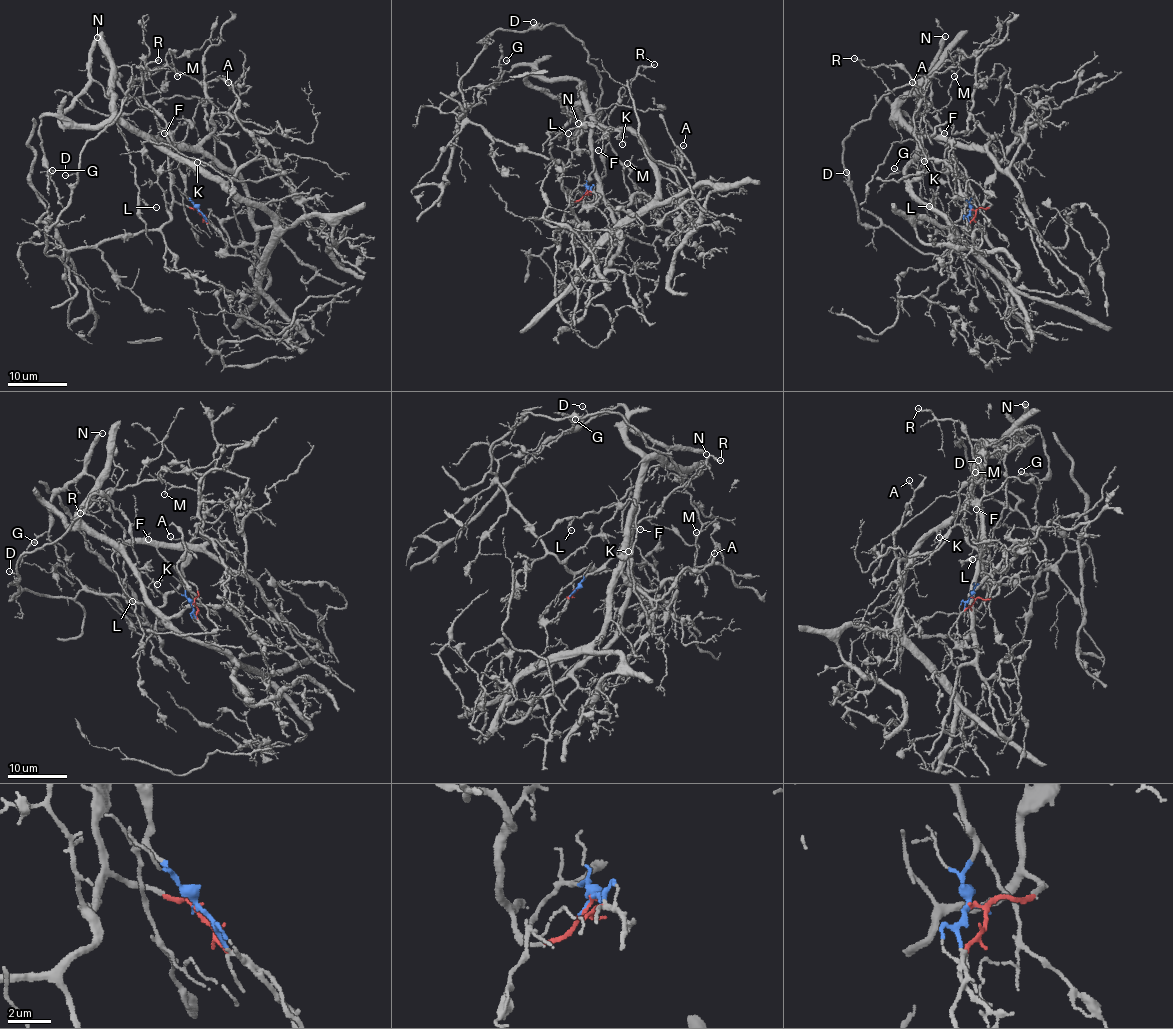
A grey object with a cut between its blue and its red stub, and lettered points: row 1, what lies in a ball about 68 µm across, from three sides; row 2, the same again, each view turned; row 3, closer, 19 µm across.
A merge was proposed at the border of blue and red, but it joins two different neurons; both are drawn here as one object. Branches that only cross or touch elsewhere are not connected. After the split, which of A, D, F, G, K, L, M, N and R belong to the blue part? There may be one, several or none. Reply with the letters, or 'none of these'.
A, F, G, K, L, N, R

